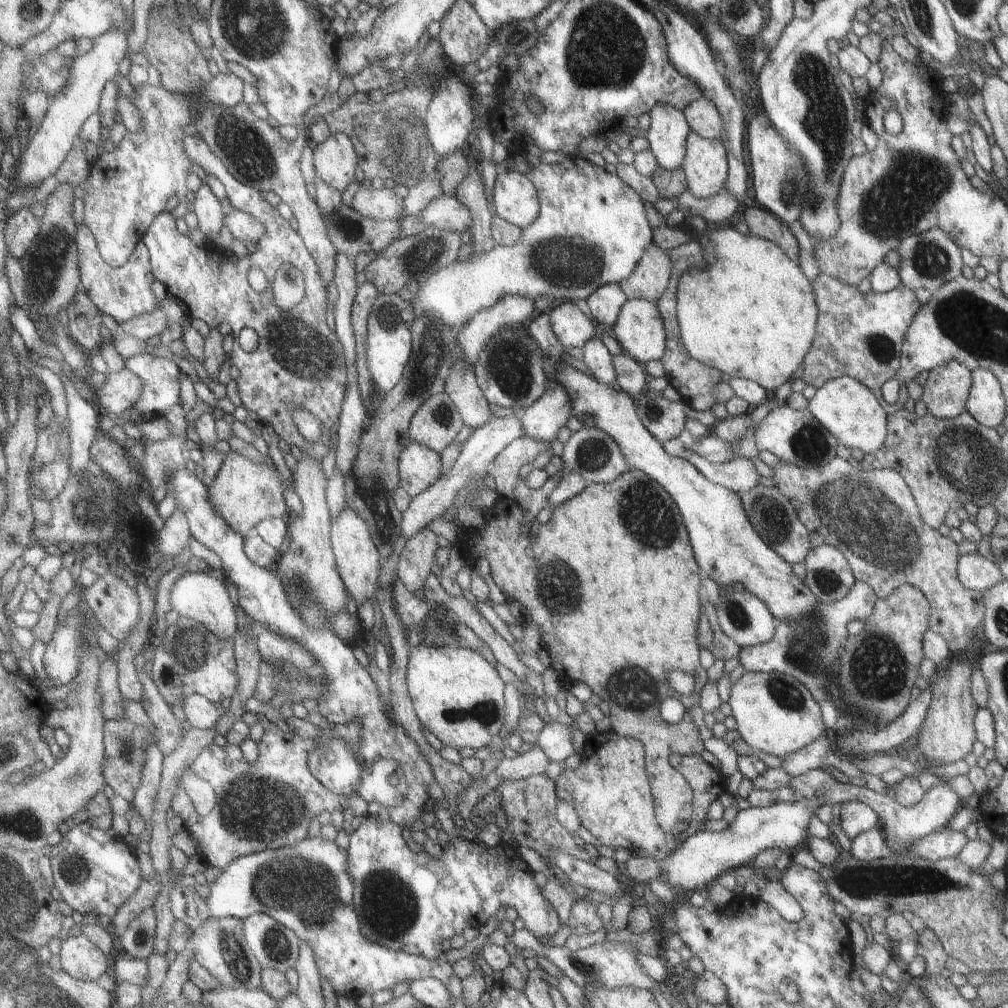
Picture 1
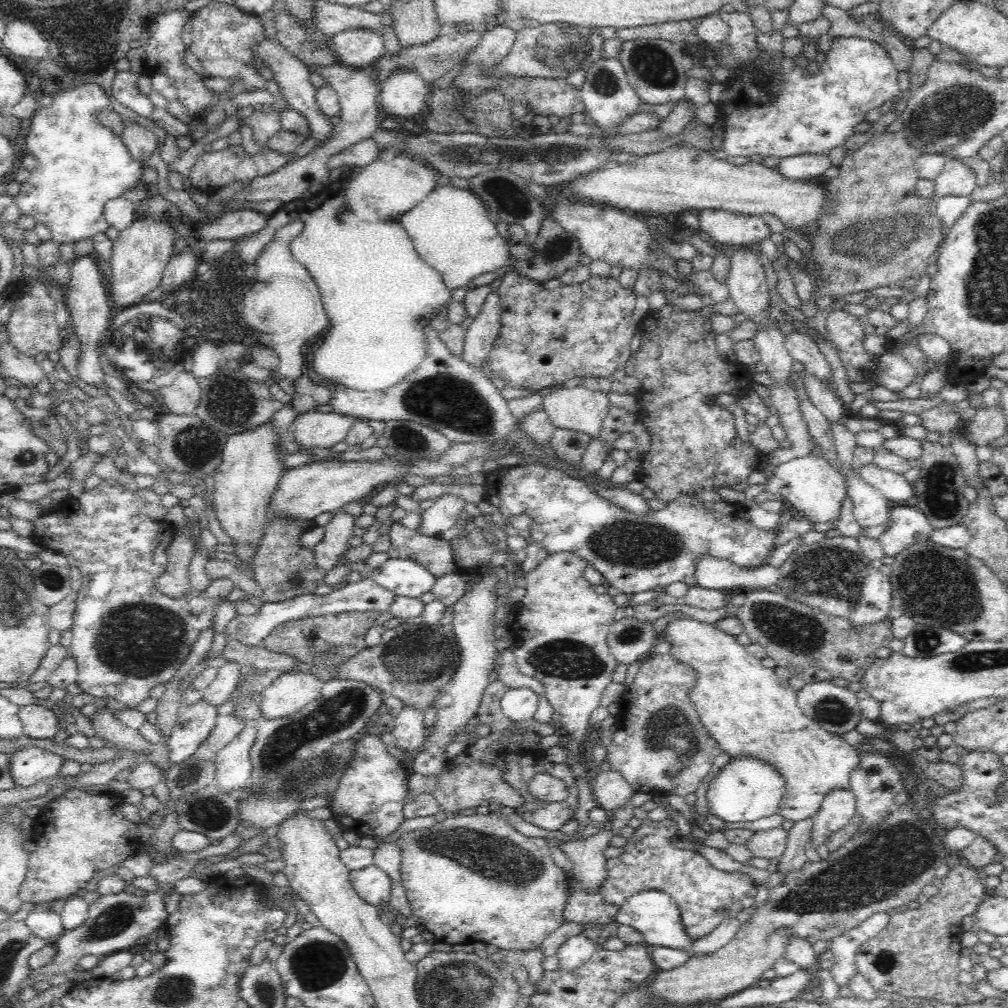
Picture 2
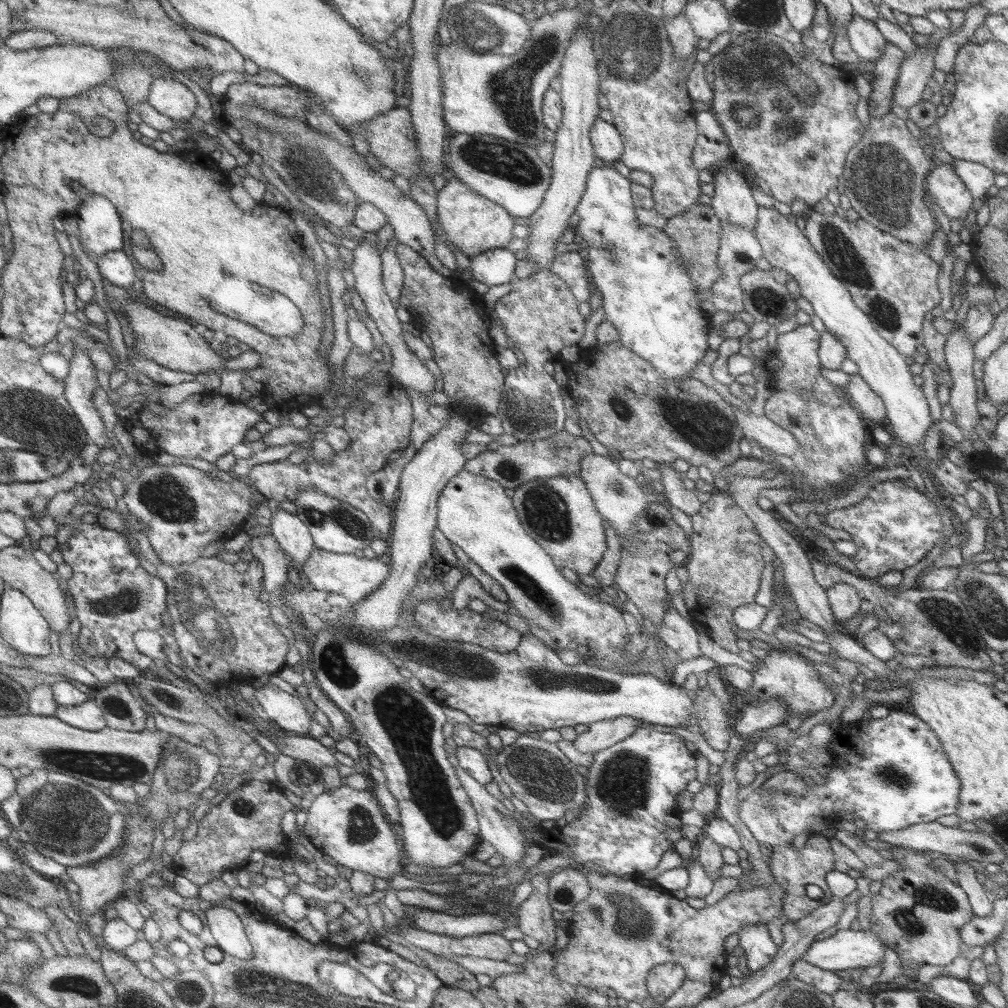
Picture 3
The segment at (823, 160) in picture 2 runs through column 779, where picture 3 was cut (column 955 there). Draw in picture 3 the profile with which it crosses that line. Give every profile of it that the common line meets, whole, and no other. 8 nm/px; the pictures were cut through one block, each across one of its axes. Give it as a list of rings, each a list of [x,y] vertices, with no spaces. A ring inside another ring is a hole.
[[[954,160],[953,165],[949,166],[972,199],[984,200],[987,190],[994,186],[995,174],[981,164]]]

